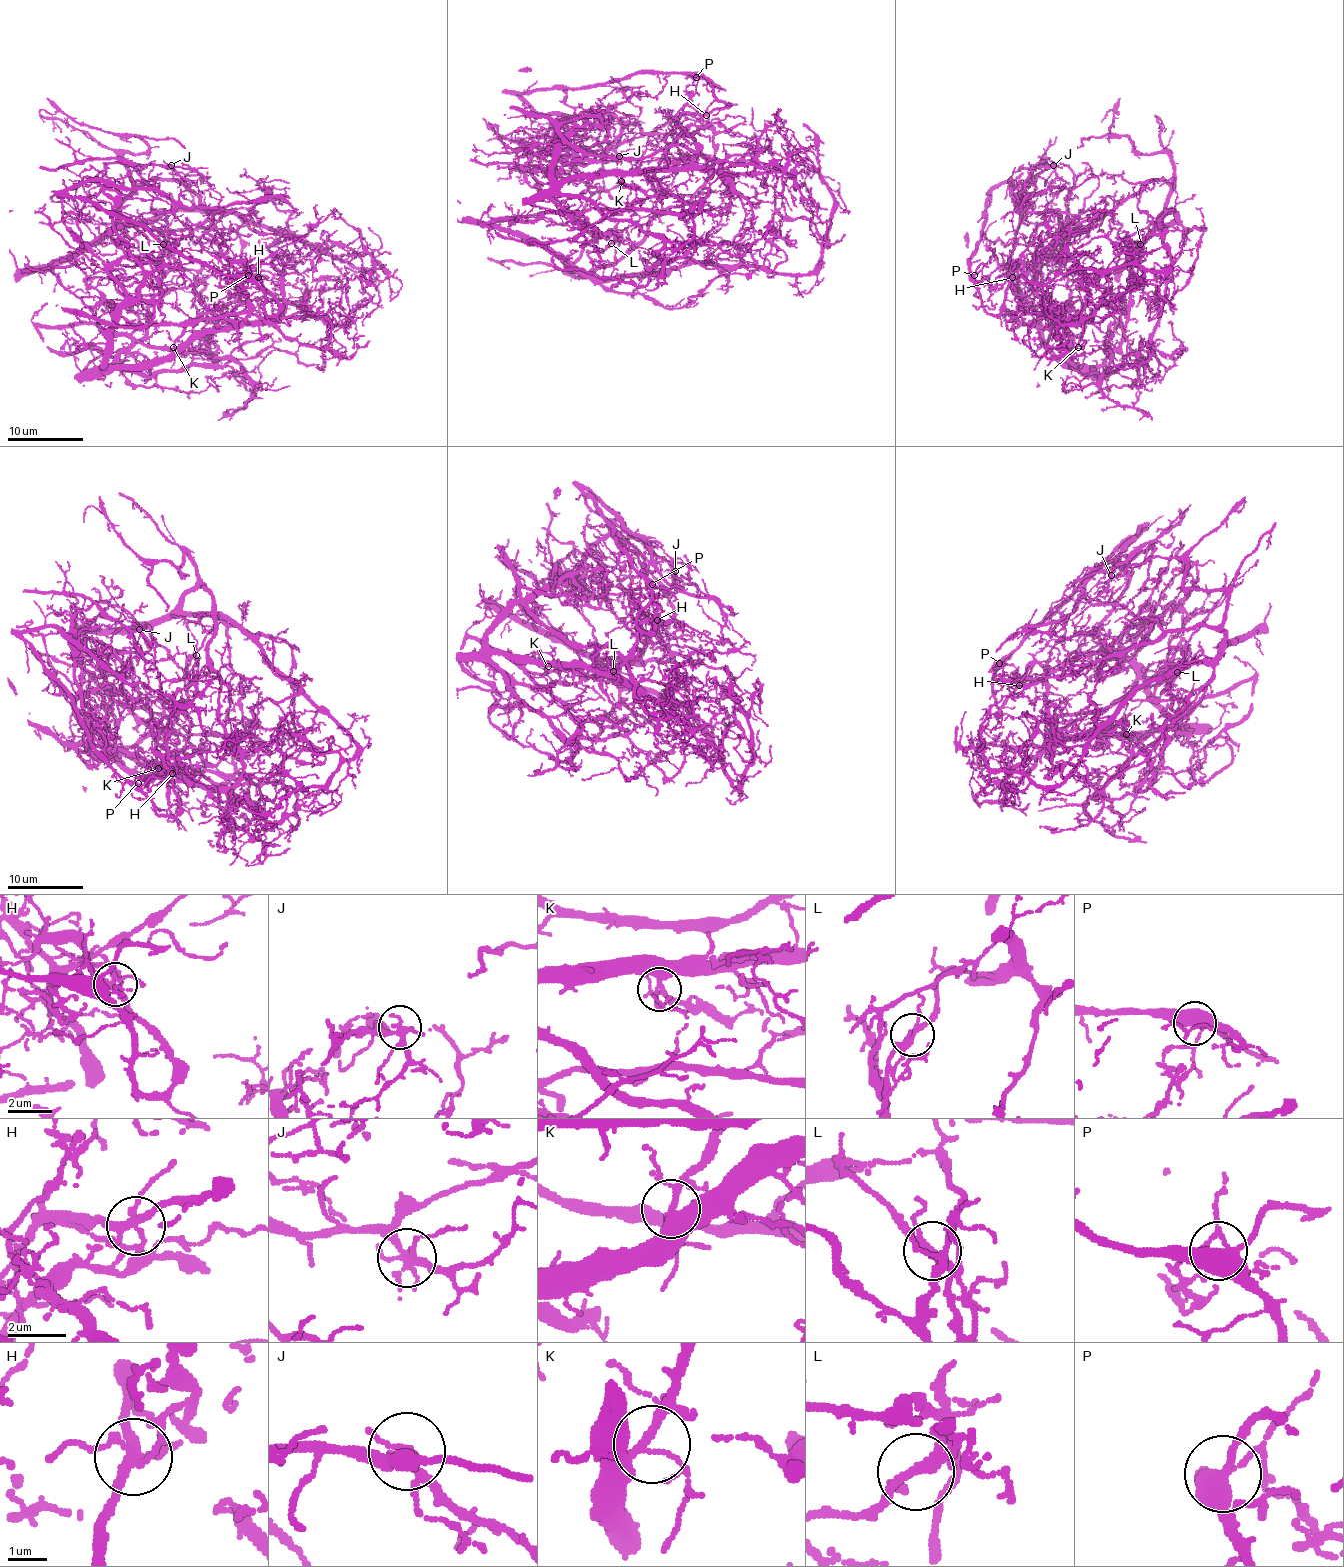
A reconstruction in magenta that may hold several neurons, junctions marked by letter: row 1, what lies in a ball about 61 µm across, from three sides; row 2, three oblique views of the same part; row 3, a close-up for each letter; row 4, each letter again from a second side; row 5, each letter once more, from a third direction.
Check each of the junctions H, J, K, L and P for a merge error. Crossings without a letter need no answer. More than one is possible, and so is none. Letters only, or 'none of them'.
H, J, L

